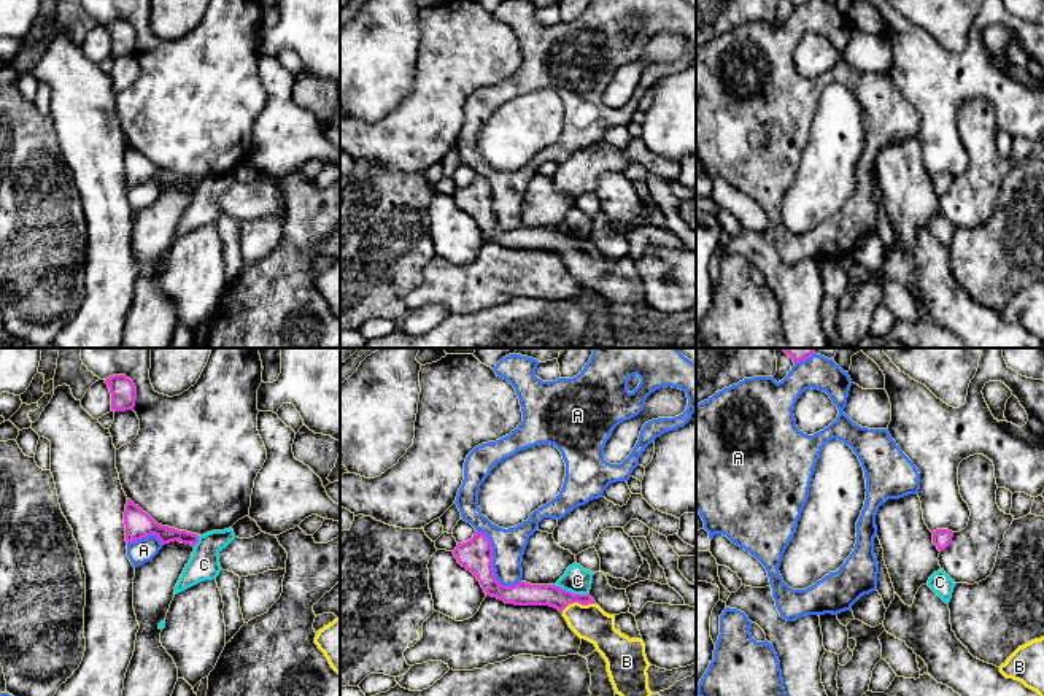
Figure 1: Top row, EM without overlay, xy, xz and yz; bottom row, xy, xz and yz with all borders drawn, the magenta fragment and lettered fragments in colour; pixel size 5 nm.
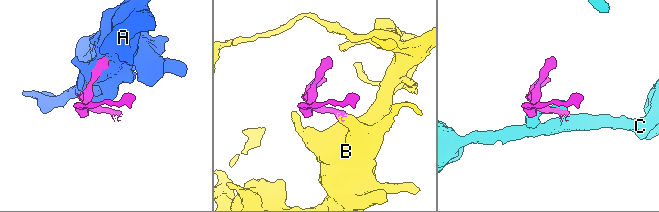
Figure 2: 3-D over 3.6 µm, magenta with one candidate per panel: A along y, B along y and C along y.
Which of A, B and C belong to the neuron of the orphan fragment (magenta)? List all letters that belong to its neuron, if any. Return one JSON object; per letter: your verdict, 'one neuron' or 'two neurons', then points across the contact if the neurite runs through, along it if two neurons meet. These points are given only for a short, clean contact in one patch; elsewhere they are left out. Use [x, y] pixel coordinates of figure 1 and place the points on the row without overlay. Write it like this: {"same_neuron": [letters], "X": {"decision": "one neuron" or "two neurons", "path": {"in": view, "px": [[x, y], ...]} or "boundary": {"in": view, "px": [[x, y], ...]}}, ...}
{"same_neuron": ["B"], "A": {"decision": "two neurons"}, "B": {"decision": "one neuron", "path": {"in": "xz", "px": [[529, 239], [577, 245], [590, 266]]}}, "C": {"decision": "two neurons", "boundary": {"in": "xz", "px": [[553, 229], [587, 239]]}}}

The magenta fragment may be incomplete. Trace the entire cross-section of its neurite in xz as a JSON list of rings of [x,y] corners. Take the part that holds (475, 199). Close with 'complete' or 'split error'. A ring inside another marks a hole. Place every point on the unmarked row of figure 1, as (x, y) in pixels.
[[[475,176],[453,194],[458,207],[470,215],[486,240],[515,249],[550,249],[558,253],[569,272],[591,286],[607,307],[613,334],[623,348],[647,348],[653,338],[648,332],[648,311],[642,283],[629,283],[615,273],[615,259],[605,257],[590,238],[574,238],[555,229],[520,226],[504,230],[493,213],[493,191],[486,178]]]; split error

